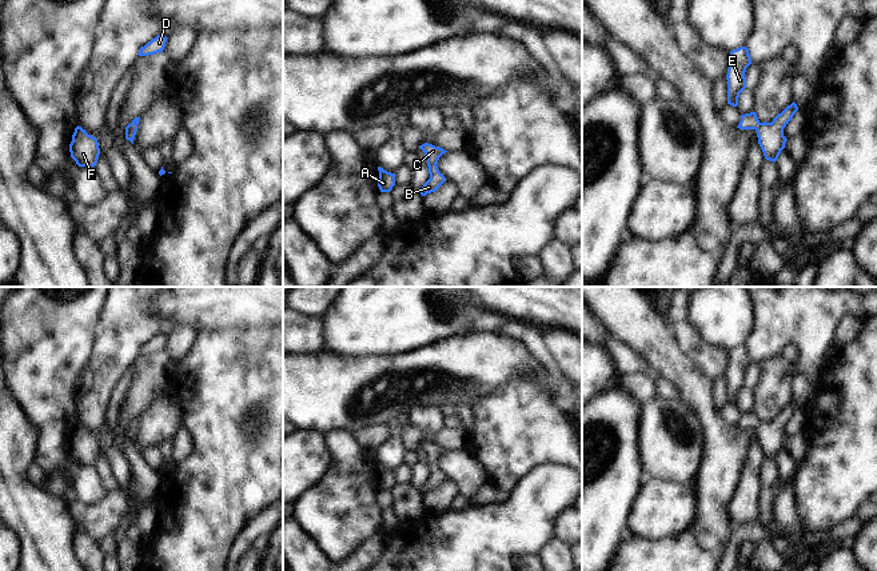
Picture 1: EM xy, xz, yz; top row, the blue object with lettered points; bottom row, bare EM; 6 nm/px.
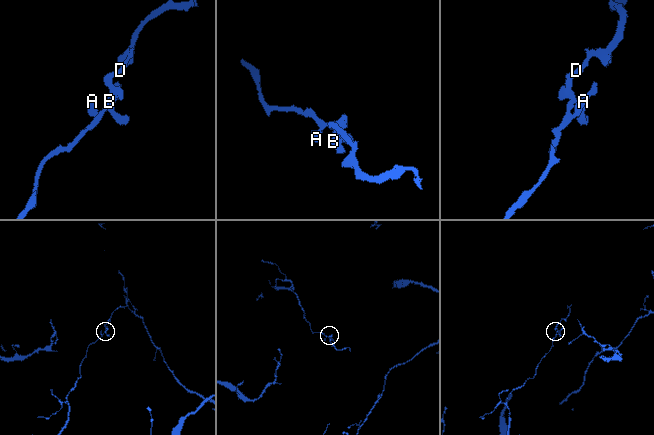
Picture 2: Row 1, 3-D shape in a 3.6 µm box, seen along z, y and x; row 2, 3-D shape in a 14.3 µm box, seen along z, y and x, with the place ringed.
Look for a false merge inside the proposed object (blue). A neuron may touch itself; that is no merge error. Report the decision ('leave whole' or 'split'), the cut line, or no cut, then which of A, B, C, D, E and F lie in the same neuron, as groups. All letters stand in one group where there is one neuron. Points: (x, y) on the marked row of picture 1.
leave whole | no cut | A B C D E F

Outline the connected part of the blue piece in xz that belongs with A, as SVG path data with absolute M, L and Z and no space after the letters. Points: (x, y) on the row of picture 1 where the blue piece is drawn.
M378 167L378 171L379 171L378 187L380 192L390 192L395 185L395 173L387 172L380 167Z

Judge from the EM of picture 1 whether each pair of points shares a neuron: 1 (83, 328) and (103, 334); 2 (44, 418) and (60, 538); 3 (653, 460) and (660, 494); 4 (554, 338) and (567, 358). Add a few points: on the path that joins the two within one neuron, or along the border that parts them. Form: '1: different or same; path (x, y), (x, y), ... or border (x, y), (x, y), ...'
1: different; border (104, 302), (94, 327), (94, 344), (87, 362)
2: different; border (40, 488), (59, 498)
3: different; border (653, 478), (688, 484)
4: same; path (559, 343), (567, 352)

